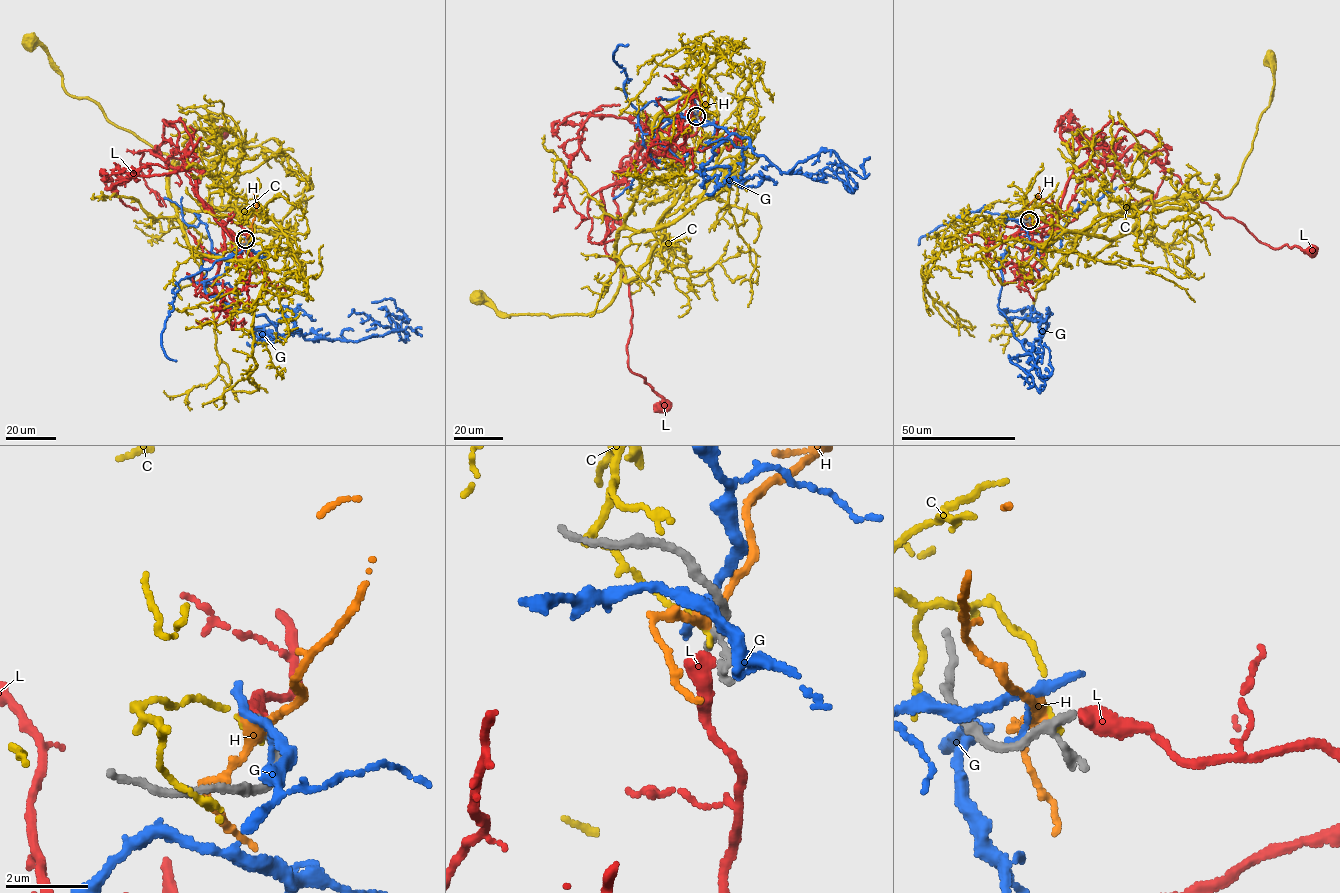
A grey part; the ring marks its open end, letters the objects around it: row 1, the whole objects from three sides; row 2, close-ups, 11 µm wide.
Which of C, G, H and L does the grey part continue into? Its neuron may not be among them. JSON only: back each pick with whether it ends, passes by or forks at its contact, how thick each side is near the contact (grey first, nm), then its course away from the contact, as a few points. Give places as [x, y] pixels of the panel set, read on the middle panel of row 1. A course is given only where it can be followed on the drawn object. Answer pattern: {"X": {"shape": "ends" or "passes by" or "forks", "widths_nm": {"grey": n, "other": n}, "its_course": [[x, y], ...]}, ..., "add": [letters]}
{"L": {"shape": "ends", "widths_nm": {"grey": 150, "other": 480}, "its_course": [[696, 117], [696, 133], [647, 140], [630, 171], [601, 195], [604, 250], [629, 286], [628, 363], [661, 406]]}, "add": ["L"]}

